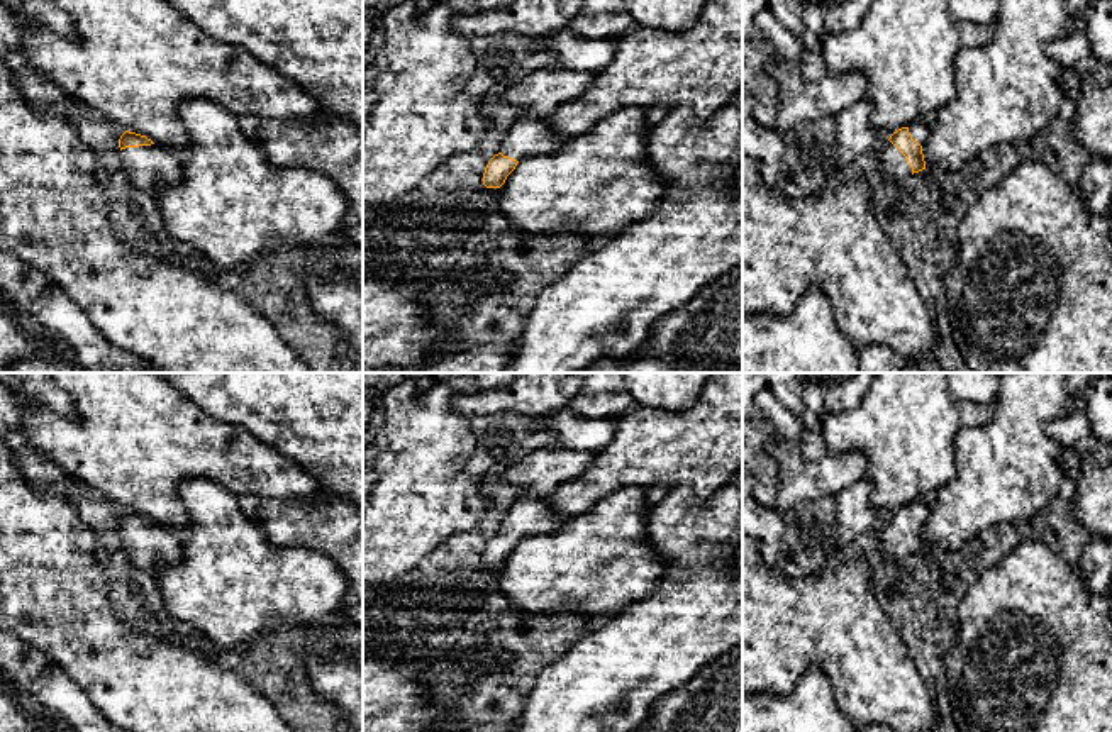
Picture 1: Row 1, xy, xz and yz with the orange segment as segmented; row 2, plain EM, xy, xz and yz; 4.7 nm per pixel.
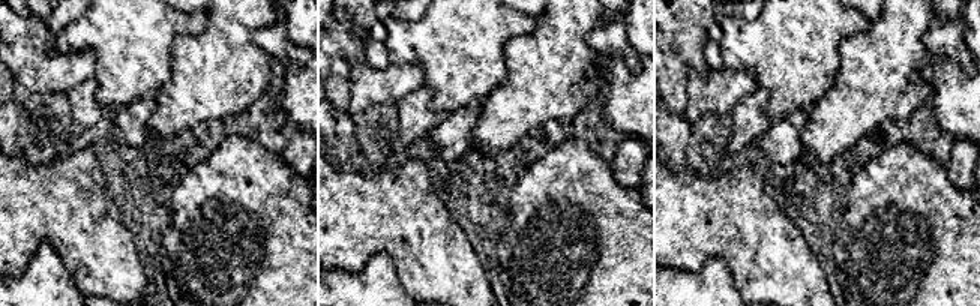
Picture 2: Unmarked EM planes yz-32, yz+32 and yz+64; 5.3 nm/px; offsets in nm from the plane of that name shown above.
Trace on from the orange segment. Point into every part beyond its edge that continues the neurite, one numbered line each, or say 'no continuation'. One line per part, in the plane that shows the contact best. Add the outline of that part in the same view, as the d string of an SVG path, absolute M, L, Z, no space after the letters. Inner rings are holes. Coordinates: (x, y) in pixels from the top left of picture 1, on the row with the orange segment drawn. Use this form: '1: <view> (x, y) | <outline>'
1: yz (921, 129) | M936 114L909 125L909 132L910 132L912 139L917 141L920 146L924 146L927 142L934 119L936 119Z
2: yz (894, 165) | M888 141L881 149L880 168L888 183L898 183L902 178L912 175L912 168L909 166L905 156Z

